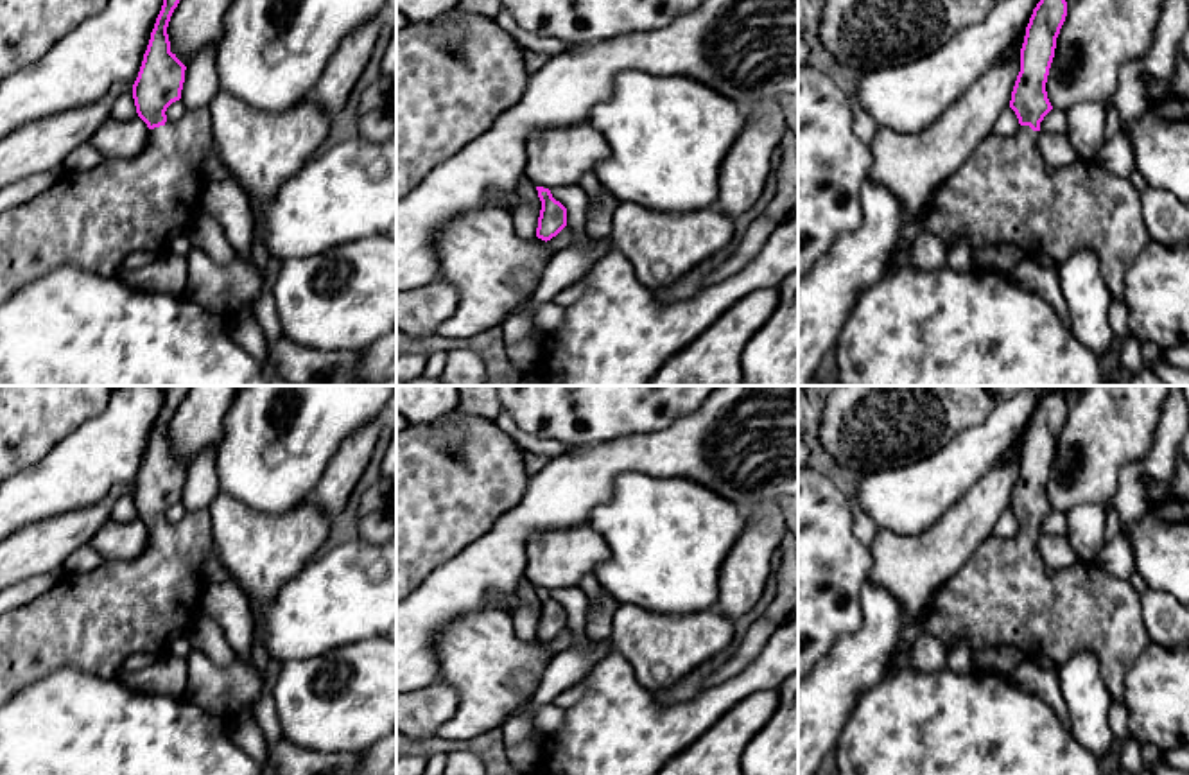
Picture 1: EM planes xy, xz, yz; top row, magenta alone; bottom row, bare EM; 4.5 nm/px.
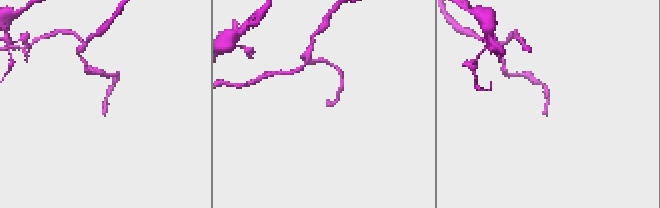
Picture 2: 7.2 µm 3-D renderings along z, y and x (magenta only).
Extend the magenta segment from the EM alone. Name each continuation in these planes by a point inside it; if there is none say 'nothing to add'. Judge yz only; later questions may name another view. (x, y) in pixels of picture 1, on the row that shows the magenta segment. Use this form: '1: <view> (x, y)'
1: yz (1005, 192)

